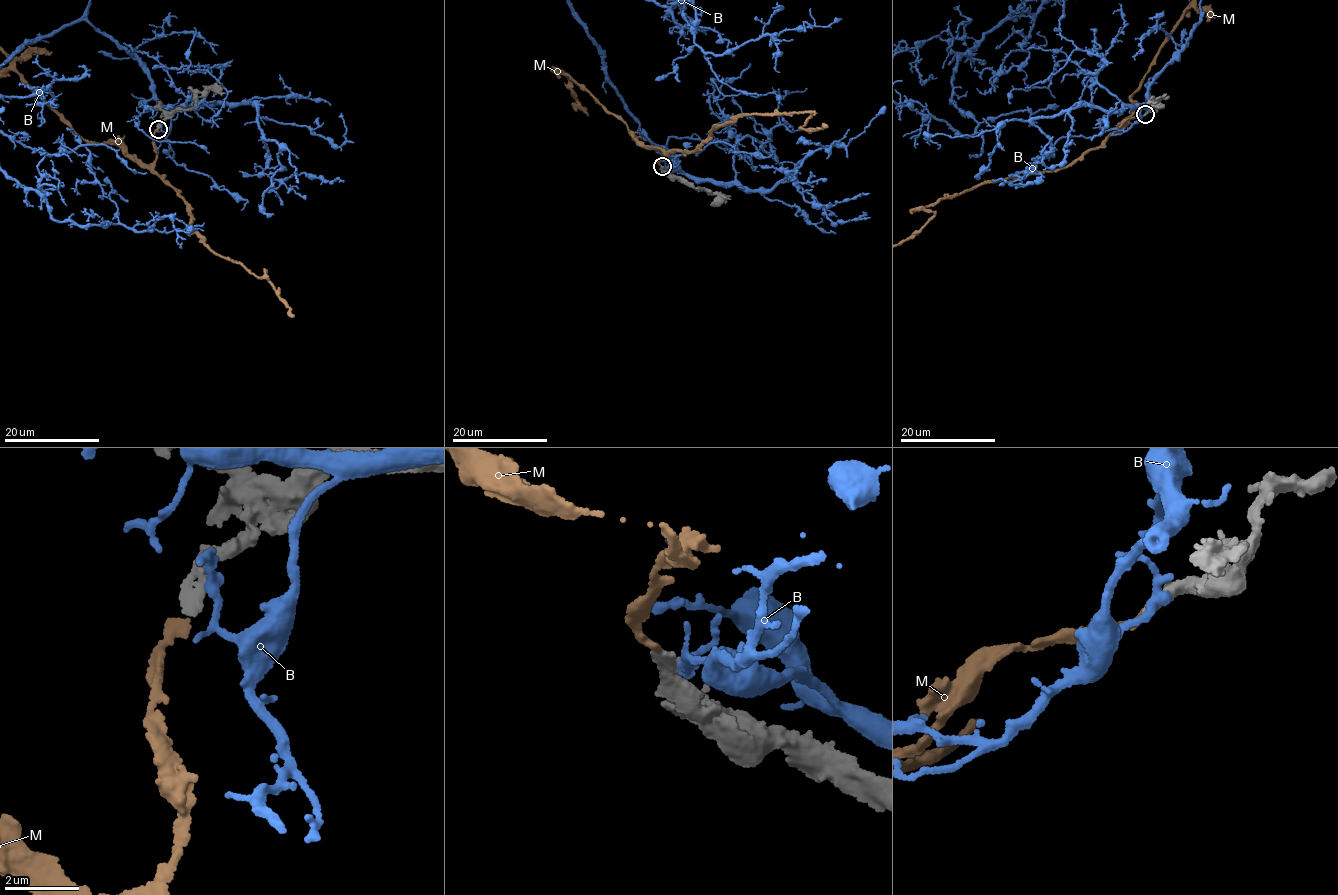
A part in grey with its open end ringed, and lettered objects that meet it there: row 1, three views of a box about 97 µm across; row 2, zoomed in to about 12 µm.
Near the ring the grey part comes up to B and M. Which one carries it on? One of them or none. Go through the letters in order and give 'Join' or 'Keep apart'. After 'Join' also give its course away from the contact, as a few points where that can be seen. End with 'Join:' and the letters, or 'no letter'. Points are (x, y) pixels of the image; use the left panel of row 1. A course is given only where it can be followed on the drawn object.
B: Keep apart
M: Join. Its course: (158, 130), (152, 137), (154, 170), (184, 198), (192, 228), (218, 255), (263, 277), (266, 269), (292, 316)
Join: M

